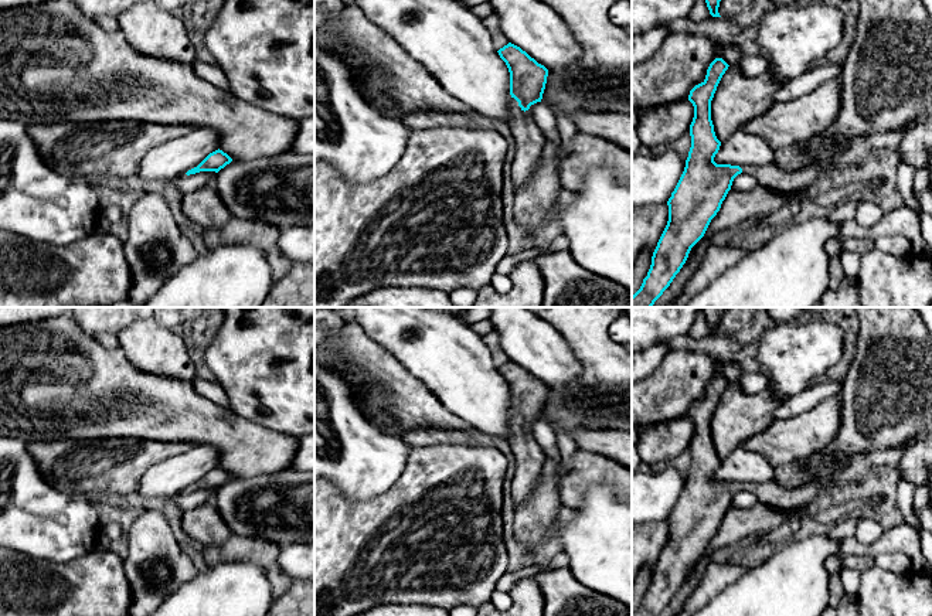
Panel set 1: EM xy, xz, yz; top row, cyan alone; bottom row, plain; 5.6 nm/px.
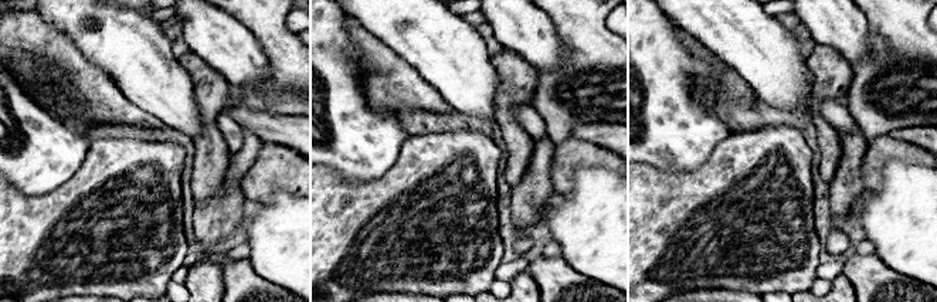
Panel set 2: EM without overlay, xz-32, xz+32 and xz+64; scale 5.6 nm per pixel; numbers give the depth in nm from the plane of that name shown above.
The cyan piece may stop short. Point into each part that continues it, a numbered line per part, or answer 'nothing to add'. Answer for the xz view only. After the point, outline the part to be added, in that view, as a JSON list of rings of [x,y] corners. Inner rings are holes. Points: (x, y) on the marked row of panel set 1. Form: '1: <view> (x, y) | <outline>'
1: xz (529, 140) | [[[524,110],[513,113],[513,119],[507,126],[514,140],[511,178],[518,188],[523,187],[538,169],[547,136]]]

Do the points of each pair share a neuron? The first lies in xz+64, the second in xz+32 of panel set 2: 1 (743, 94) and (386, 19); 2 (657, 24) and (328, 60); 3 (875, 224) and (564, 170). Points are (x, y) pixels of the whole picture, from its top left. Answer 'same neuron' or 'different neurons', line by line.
1: different neurons
2: same neuron
3: different neurons

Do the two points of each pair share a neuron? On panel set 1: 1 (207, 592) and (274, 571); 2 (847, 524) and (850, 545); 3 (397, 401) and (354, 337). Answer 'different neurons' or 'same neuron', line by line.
1: different neurons
2: different neurons
3: same neuron

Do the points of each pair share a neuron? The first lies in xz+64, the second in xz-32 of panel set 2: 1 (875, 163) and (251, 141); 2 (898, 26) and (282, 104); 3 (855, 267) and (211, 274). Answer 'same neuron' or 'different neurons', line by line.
1: different neurons
2: same neuron
3: different neurons

